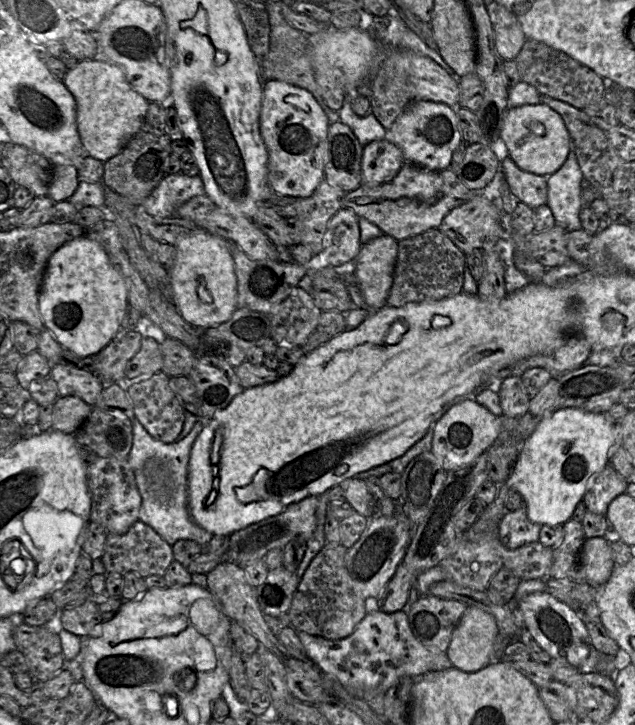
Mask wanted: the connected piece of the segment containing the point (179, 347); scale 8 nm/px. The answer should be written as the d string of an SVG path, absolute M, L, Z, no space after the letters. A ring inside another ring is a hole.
M165 337L160 344L163 358L162 370L168 377L188 376L196 362L197 355L181 341Z

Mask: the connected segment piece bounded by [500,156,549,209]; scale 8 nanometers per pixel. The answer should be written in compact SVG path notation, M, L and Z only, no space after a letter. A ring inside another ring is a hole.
M509 156L500 162L500 170L514 198L533 209L547 204L549 175L538 175L521 169Z

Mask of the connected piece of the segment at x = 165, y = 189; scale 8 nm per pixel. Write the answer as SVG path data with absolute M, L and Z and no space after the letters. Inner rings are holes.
M183 173L167 174L143 203L145 211L154 217L175 216L178 208L191 198L204 195L201 176Z

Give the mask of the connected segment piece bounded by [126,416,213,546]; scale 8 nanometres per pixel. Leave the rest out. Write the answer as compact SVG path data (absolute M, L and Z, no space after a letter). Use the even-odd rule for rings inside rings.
M127 417L132 423L133 443L126 459L134 473L137 488L142 498L138 521L152 527L170 546L181 539L193 540L200 546L206 545L211 541L213 535L198 526L190 516L187 473L191 448L208 420L199 418L185 438L173 443L163 443L152 438L136 417L134 419ZM152 458L162 461L166 468L166 484L161 493L160 490L152 487L145 474L145 464Z

